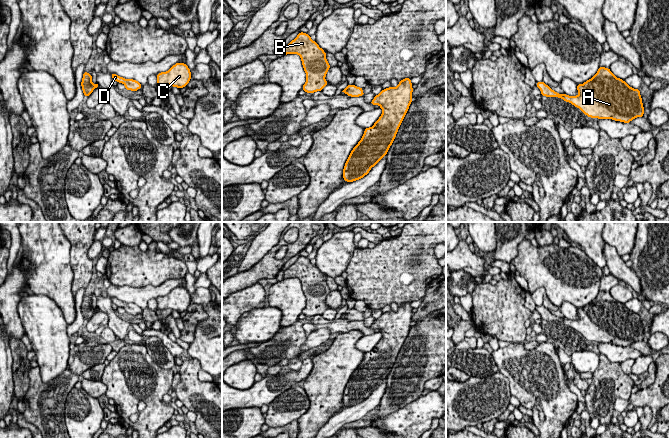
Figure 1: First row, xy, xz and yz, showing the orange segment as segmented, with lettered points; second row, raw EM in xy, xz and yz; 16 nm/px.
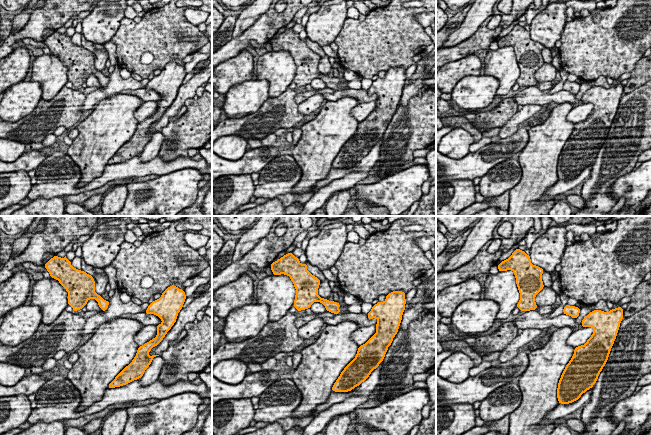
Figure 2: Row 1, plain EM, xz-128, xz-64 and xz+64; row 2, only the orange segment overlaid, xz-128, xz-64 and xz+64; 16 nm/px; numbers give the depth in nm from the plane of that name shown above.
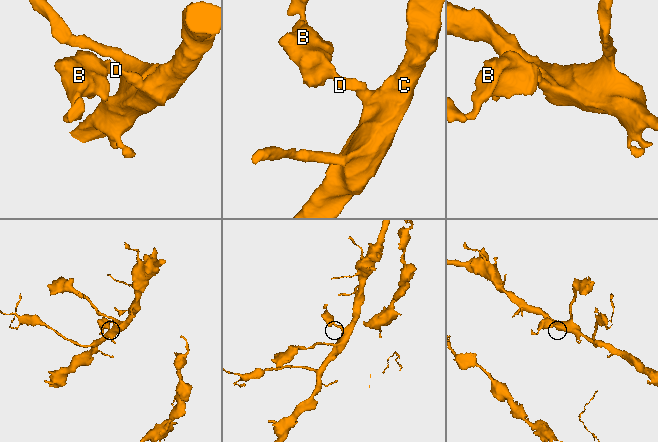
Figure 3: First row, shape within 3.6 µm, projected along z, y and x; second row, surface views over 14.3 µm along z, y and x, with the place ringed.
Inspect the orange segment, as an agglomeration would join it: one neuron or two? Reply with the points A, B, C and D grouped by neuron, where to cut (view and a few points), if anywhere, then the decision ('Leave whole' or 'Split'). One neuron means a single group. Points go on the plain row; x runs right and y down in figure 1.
Groups: A B C D. No split. Leave whole

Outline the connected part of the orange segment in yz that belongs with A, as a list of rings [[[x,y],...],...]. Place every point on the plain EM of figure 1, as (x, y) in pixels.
[[[599,291],[591,303],[583,308],[577,308],[579,317],[577,320],[559,318],[543,305],[536,306],[536,310],[542,320],[561,322],[591,342],[630,347],[633,343],[644,339],[640,314],[617,302],[610,292]]]

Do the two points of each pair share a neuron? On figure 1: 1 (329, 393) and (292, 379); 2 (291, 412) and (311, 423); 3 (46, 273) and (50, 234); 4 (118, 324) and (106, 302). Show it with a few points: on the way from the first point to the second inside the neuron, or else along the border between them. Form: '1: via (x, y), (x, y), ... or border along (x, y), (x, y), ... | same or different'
1: border along (312, 359), (312, 369), (304, 380) | different
2: border along (306, 394), (309, 400), (309, 408), (296, 420) | different
3: via (49, 263), (49, 244) | same
4: via (114, 319), (106, 307) | same

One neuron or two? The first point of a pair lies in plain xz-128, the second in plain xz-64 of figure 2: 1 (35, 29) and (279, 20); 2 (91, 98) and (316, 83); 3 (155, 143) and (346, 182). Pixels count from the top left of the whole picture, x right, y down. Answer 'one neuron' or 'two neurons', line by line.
1: one neuron
2: two neurons
3: one neuron

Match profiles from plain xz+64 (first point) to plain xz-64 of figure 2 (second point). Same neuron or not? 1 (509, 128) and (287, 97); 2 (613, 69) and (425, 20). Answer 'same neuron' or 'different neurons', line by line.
1: different neurons
2: different neurons

